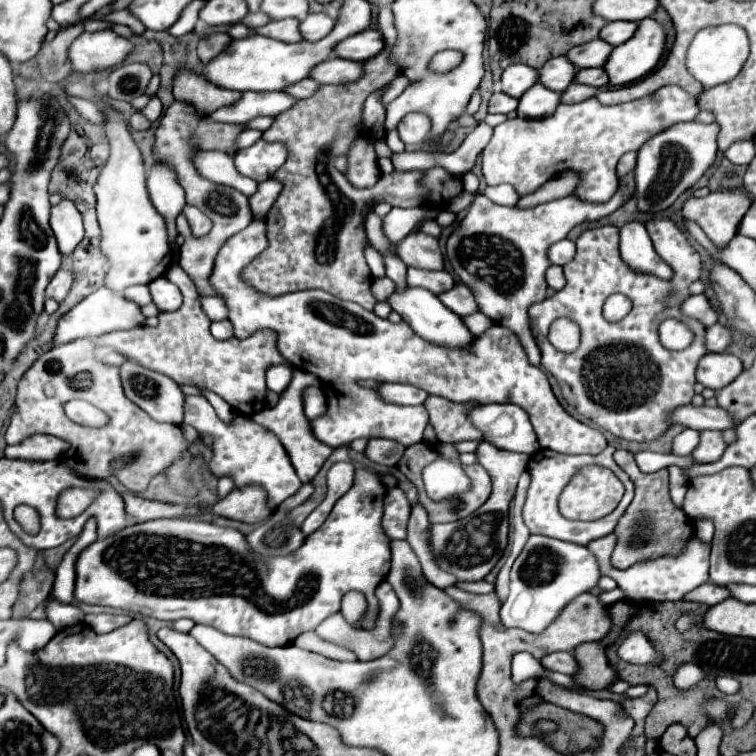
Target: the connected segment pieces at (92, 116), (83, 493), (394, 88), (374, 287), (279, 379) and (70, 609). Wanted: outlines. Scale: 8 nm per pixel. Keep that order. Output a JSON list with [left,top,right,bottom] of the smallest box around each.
[[67,97,103,125],[57,489,99,519],[383,75,409,105],[371,276,395,301],[267,365,291,393],[47,601,85,631]]

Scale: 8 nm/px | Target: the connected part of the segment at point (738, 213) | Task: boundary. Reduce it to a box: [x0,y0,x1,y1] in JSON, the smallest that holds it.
[683,191,751,247]

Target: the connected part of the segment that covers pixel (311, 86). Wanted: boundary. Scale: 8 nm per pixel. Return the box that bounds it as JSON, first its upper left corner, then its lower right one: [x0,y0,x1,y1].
[285,79,321,99]

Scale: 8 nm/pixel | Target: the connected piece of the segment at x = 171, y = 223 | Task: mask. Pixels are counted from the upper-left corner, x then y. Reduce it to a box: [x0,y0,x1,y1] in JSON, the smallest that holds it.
[147,163,185,253]

